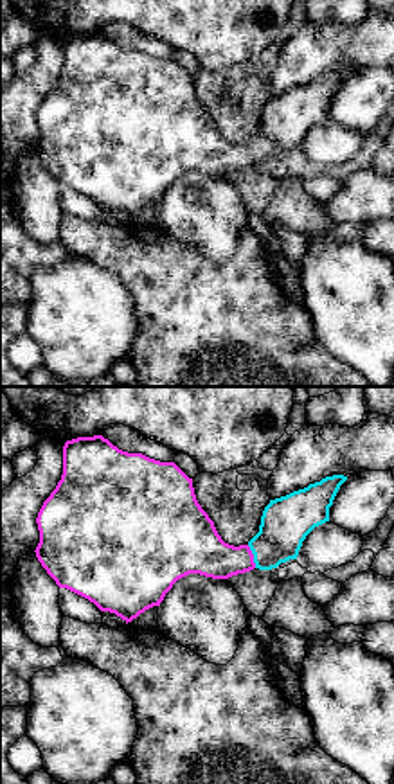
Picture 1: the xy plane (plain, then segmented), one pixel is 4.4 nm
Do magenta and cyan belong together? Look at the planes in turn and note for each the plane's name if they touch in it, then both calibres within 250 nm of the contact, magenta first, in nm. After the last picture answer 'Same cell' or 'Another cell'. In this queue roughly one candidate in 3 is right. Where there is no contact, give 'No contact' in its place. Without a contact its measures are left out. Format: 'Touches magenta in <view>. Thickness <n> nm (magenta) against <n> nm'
Touches magenta in xy. Thickness 220 nm (magenta) against 220 nm

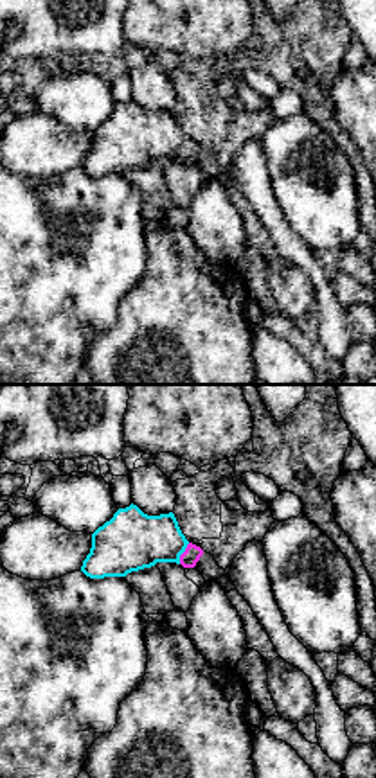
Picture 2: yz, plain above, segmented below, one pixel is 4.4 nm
Touches magenta in yz. Thickness 80 nm (magenta) against 260 nm

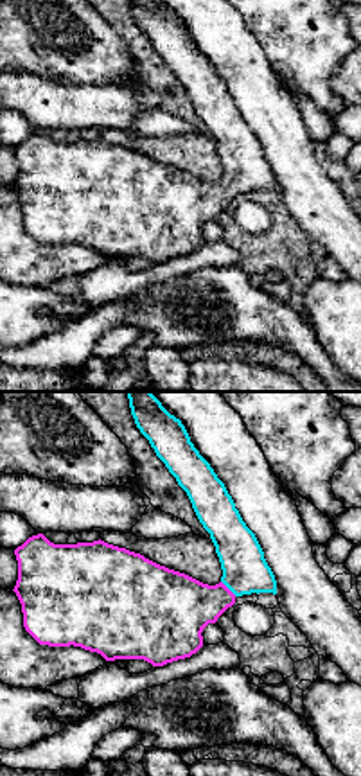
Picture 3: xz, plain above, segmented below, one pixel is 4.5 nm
Touches magenta in xz. Thickness 320 nm (magenta) against 200 nm

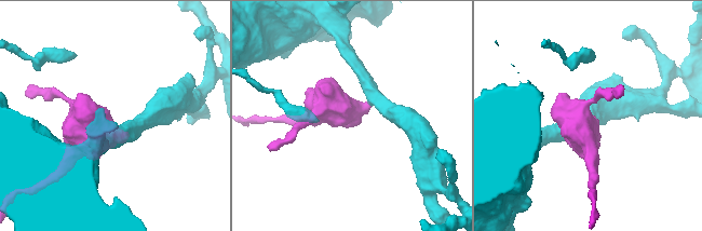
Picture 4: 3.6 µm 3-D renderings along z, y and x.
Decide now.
Same cell

